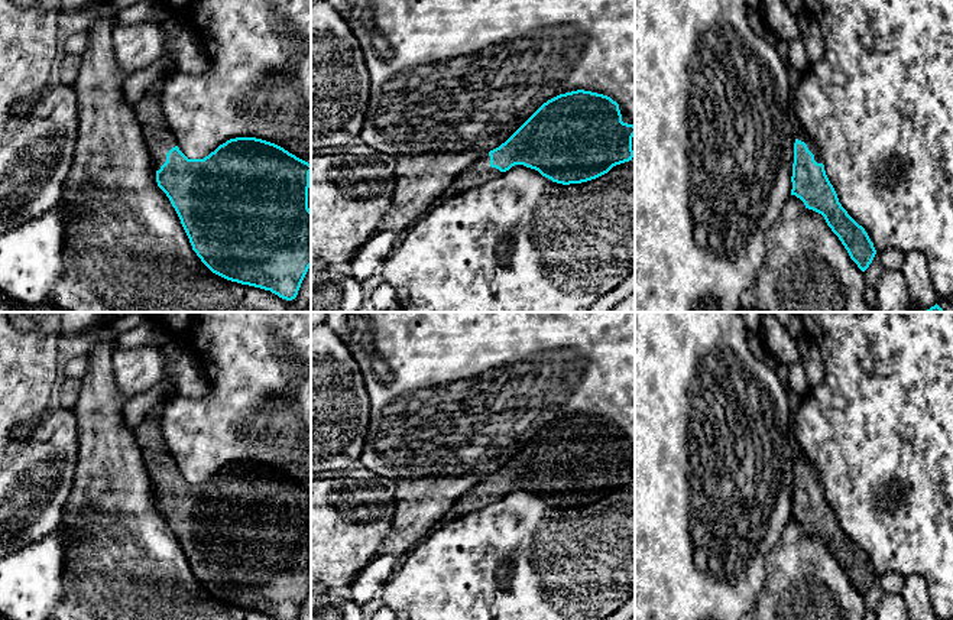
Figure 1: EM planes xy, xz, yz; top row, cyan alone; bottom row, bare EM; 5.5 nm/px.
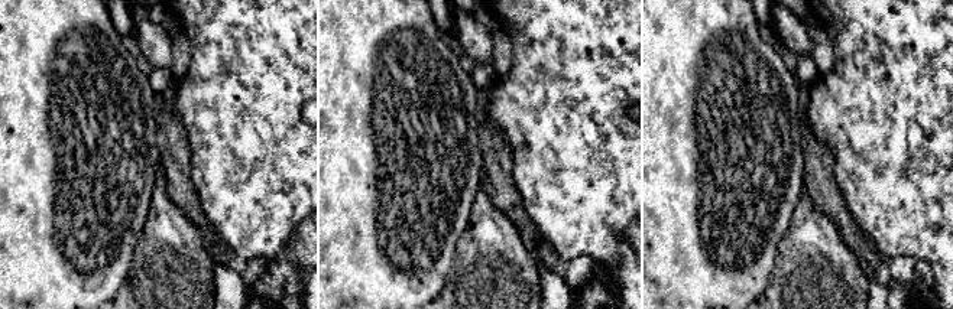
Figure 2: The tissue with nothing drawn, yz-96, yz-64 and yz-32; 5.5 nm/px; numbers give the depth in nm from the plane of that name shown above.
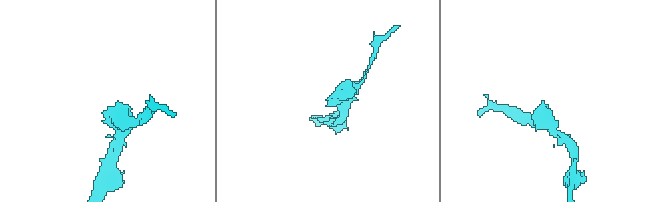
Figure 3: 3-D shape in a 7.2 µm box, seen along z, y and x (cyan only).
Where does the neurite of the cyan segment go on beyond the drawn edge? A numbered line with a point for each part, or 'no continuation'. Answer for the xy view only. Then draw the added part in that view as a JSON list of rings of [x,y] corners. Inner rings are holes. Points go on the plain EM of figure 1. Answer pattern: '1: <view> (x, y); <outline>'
1: xy (159, 464); [[[153,406],[133,431],[136,444],[143,454],[145,467],[155,494],[161,493],[166,486],[166,477],[176,470],[161,432],[161,415],[162,406]]]

